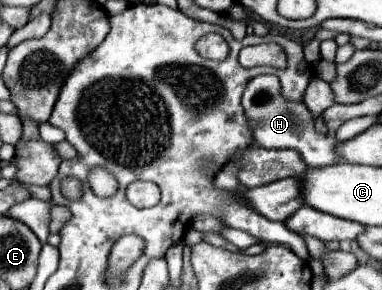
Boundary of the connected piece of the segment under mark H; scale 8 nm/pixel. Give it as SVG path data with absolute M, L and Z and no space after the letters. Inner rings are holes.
M261 75L247 83L241 105L251 125L255 145L275 149L295 149L307 167L325 167L339 161L335 155L335 139L315 129L315 117L301 101L289 101L281 95L281 83L275 75Z

